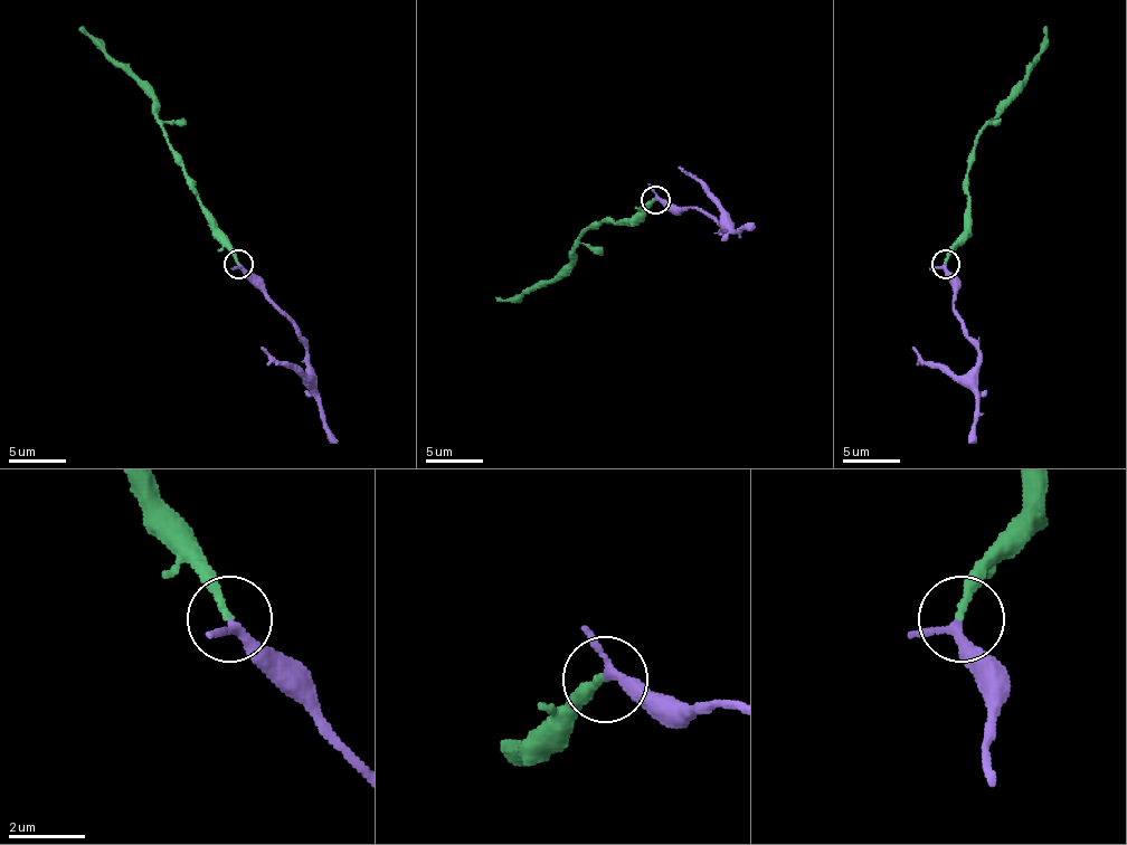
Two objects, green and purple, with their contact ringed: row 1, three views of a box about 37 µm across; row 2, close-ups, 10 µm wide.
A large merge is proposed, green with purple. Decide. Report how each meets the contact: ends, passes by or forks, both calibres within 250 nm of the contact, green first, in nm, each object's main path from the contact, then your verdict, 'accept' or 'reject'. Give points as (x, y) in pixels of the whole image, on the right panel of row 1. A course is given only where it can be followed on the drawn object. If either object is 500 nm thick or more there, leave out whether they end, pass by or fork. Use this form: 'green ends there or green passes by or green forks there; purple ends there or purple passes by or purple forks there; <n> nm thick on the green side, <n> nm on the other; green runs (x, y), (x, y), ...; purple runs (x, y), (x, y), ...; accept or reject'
green ends there; purple passes by; 200 nm thick on the green side, 200 nm on the other; green runs (945, 265), (948, 250), (965, 230), (971, 150), (1002, 103), (1025, 81), (1045, 40), (1042, 28); purple runs (945, 265), (956, 319), (976, 348), (979, 362), (962, 377), (950, 377), (928, 366), (914, 348); accept

